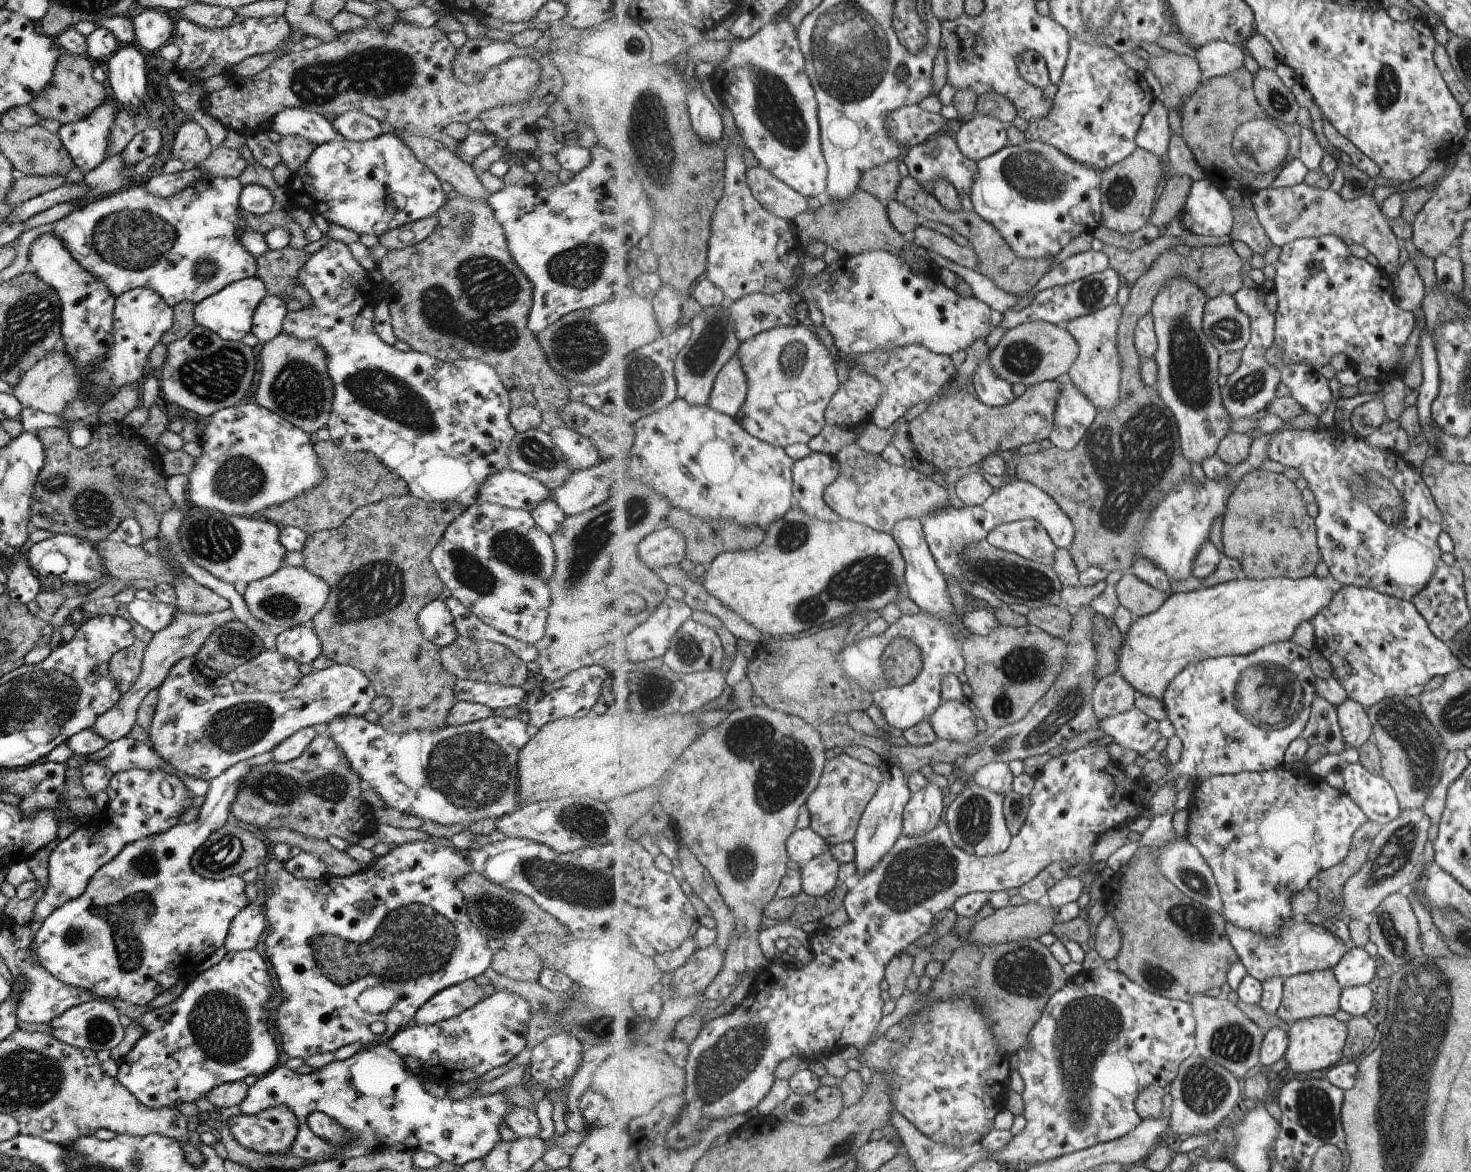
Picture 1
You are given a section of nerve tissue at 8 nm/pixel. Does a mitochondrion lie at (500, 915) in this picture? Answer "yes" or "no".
yes

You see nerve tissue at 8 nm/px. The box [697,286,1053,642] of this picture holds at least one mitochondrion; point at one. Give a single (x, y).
(869, 577)

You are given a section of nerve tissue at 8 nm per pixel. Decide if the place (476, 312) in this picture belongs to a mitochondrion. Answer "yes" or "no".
yes

